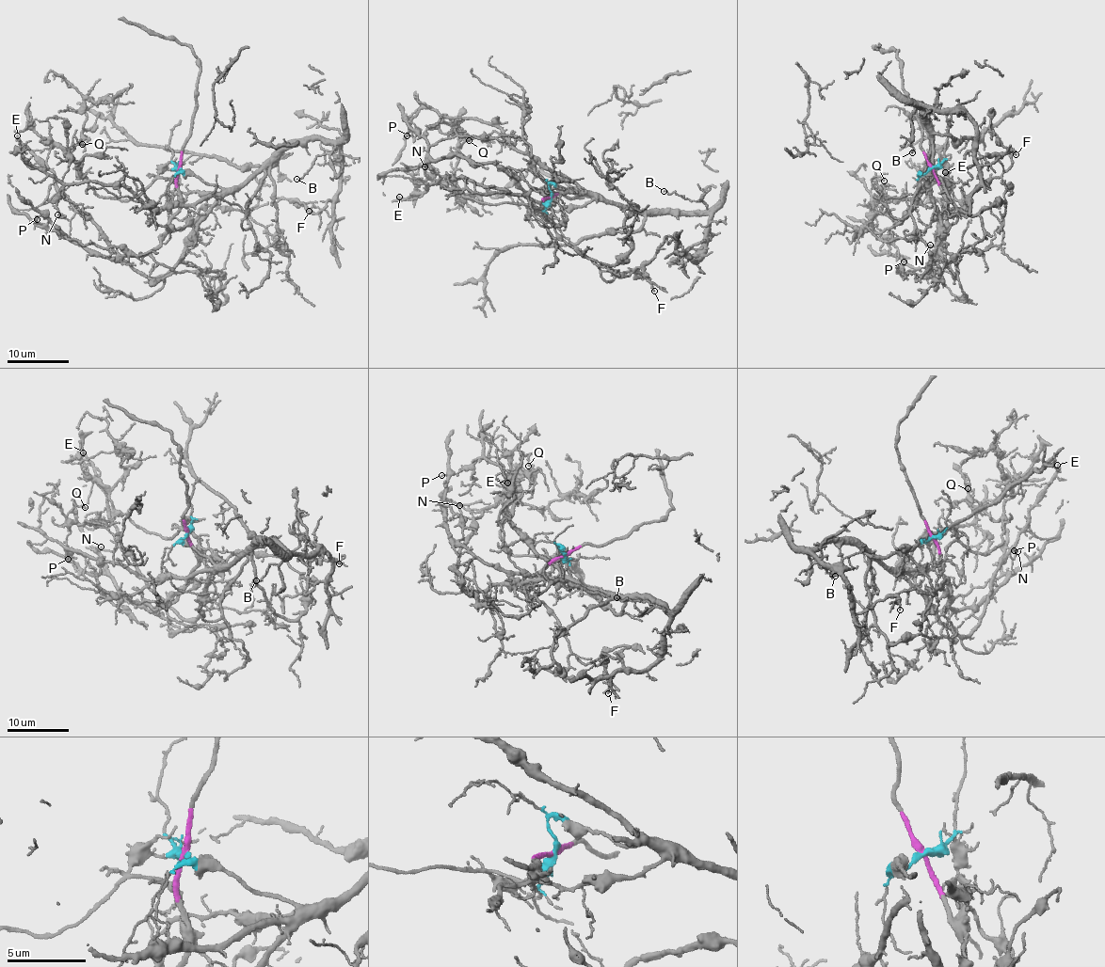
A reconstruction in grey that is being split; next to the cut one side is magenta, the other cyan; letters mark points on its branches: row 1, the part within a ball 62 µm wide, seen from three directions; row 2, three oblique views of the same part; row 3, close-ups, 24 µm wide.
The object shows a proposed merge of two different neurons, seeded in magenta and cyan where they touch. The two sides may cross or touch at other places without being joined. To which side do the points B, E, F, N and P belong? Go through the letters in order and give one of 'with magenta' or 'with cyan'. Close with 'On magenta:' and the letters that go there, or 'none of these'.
B: with cyan
E: with cyan
F: with cyan
N: with cyan
P: with magenta
On magenta: P

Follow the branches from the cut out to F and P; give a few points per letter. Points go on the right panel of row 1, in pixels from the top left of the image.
F: (932, 167), (919, 173), (928, 177), (931, 141), (919, 103), (961, 110), (974, 126), (962, 169), (1016, 154)
P: (932, 167), (946, 201), (946, 228), (925, 277), (928, 269), (910, 267), (903, 256), (904, 261)

